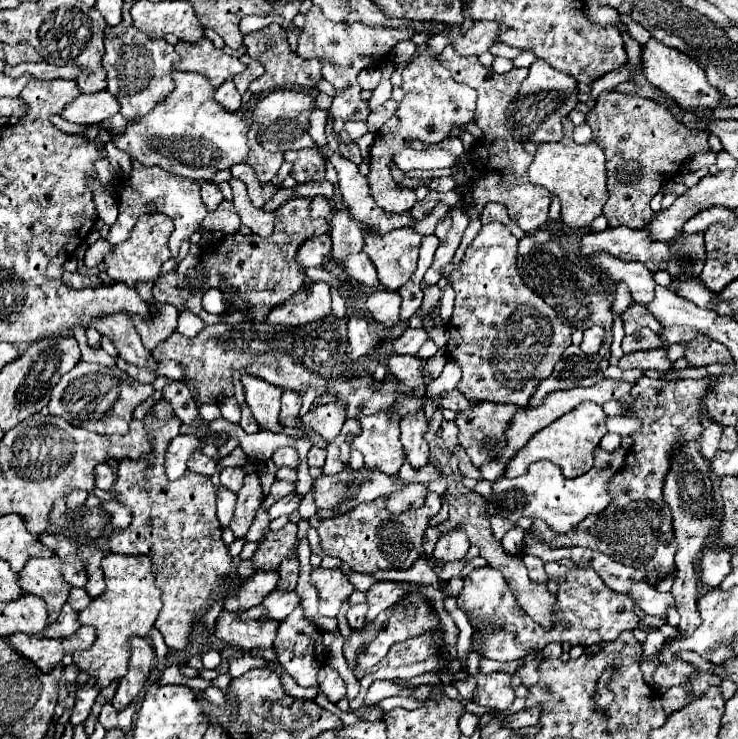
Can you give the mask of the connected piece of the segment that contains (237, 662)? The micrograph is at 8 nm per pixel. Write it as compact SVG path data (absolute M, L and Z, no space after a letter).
M245 654L240 659L230 659L229 660L229 670L228 674L232 678L239 677L240 675L246 673L253 668L263 668L268 665L268 661L259 656L251 656L250 654Z

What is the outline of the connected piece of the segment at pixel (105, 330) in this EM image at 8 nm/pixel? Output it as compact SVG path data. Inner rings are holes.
M114 313L108 317L92 319L84 323L84 327L94 327L102 335L108 335L110 341L116 345L118 355L128 363L142 365L150 357L150 351L140 343L140 335L136 335L134 323L128 313Z

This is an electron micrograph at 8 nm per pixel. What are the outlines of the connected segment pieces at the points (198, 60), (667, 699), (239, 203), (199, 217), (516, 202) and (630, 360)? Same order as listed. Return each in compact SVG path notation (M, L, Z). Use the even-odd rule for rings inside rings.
M202 37L196 43L178 41L176 53L180 55L180 61L174 65L174 69L206 75L212 87L220 87L232 75L244 71L244 65L238 57L216 49L208 37Z
M672 687L662 695L662 707L668 715L672 715L686 705L686 699L688 699L688 695L686 695L684 687Z
M230 179L228 181L234 193L234 207L242 219L242 223L252 229L252 233L260 237L268 237L274 231L274 211L264 211L256 209L246 193L246 183L240 179Z
M132 161L132 175L122 179L118 185L118 207L120 207L120 215L118 221L110 227L110 233L106 235L106 241L110 245L118 245L122 241L128 239L134 223L138 221L140 215L148 213L148 211L160 211L168 217L174 219L174 231L170 235L170 251L172 257L178 255L180 245L184 243L184 239L188 239L194 231L198 231L200 223L204 221L204 217L208 215L202 199L200 199L200 187L196 181L190 179L180 179L178 175L172 175L160 167L144 167L138 161ZM154 203L154 209L148 209L146 205Z
M452 47L444 49L444 55L438 55L438 61L442 67L452 71L452 77L458 83L466 83L478 91L478 107L474 115L474 123L482 129L482 137L478 139L476 147L472 149L472 155L468 155L468 163L476 169L472 177L472 187L468 193L462 195L462 205L470 217L470 221L480 219L482 209L486 203L502 203L508 207L510 219L522 229L522 231L536 231L548 221L548 207L550 207L550 191L536 187L528 181L528 165L532 163L532 155L524 149L524 143L516 143L506 127L506 109L510 107L510 101L514 101L516 93L520 91L522 81L528 75L528 69L512 69L504 75L494 73L492 69L484 67L476 55L472 57L460 57Z
M636 351L628 353L618 363L620 369L654 369L654 371L666 371L672 367L672 363L666 359L666 351Z

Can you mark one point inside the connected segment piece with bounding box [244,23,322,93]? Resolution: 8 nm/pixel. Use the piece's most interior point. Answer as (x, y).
(269, 46)

